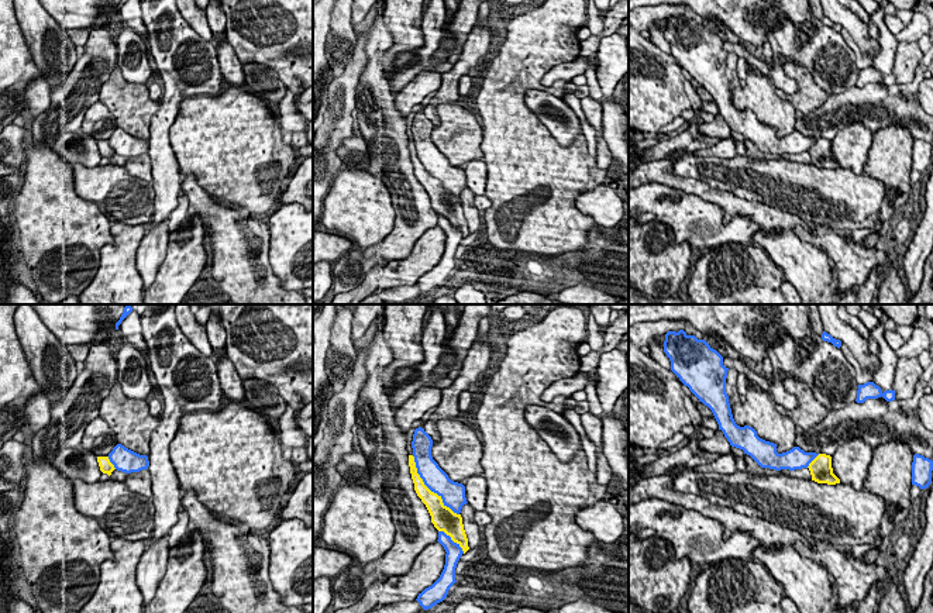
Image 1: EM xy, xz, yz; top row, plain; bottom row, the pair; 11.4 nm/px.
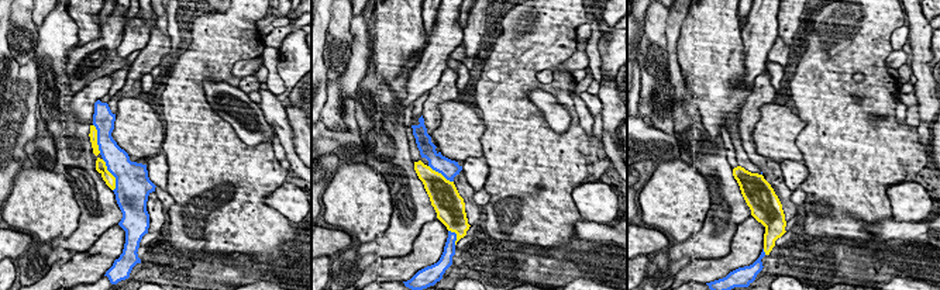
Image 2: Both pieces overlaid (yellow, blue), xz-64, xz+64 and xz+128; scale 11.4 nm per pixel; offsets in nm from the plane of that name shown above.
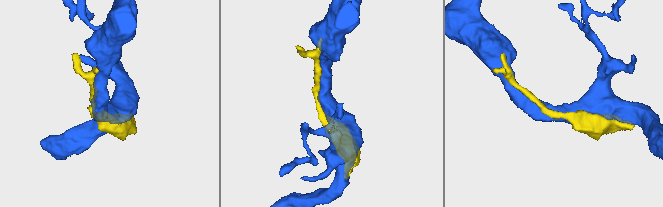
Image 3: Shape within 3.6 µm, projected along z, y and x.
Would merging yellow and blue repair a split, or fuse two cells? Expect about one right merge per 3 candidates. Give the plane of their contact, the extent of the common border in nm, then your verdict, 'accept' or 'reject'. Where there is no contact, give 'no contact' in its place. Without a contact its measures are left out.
meets yellow in xz; contact 850 nm long; reject

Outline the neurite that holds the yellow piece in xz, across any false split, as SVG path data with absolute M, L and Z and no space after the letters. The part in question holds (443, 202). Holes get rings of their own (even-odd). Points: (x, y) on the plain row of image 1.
M409 140L409 151L412 163L414 168L414 175L421 186L426 189L430 200L431 207L438 216L444 216L447 220L451 221L454 227L457 227L464 238L469 234L468 223L464 214L462 202L461 199L454 197L450 192L443 187L441 180L431 176L417 158L414 141Z

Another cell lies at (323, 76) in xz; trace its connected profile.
M319 0L313 6L313 135L323 124L328 104L328 85L334 79L326 58L326 39L334 3L335 0Z

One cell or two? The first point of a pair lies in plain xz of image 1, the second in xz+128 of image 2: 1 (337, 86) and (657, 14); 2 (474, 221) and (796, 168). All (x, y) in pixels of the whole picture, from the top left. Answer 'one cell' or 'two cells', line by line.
1: two cells
2: two cells

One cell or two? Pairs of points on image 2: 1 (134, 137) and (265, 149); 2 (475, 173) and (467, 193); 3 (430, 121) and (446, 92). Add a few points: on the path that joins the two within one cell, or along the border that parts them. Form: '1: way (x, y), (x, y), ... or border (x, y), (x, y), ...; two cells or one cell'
1: border (159, 113), (164, 121), (164, 152); two cells
2: border (462, 169), (467, 182), (475, 190); two cells
3: way (431, 114), (431, 104), (438, 97); one cell

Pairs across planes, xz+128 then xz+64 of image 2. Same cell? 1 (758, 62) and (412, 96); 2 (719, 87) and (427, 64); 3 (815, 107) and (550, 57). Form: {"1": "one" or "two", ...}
{"1": "one", "2": "two", "3": "one"}

